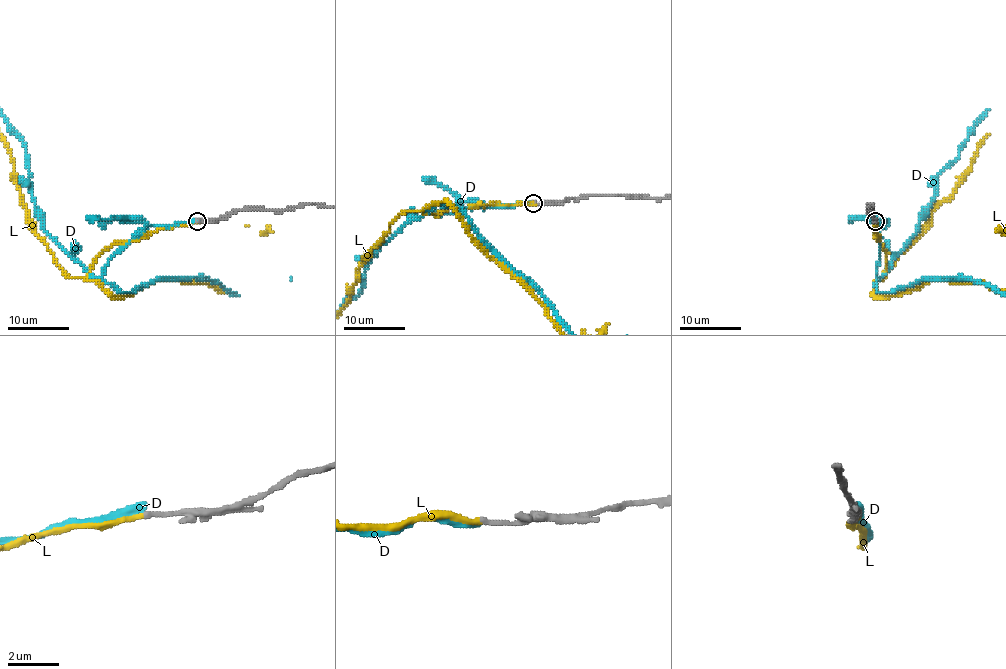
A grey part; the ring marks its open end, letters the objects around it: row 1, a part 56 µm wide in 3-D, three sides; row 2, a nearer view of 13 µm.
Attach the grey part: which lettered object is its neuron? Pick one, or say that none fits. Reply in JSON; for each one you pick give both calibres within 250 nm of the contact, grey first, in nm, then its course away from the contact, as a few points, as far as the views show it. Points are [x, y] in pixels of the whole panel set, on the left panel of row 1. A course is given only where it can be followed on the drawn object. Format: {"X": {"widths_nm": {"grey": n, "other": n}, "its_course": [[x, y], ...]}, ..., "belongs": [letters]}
{"L": {"widths_nm": {"grey": 200, "other": 200}}, "belongs": ["L"]}

